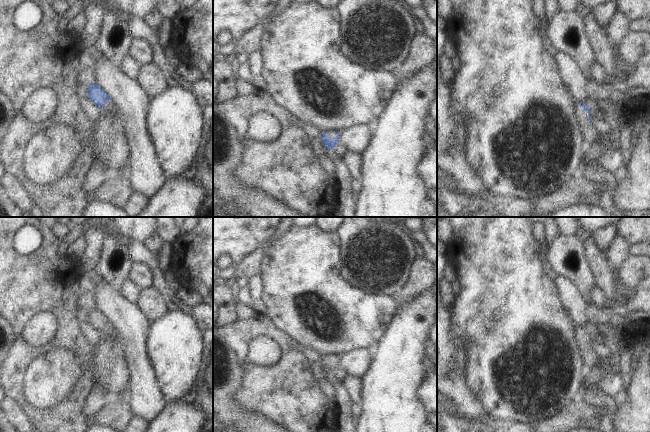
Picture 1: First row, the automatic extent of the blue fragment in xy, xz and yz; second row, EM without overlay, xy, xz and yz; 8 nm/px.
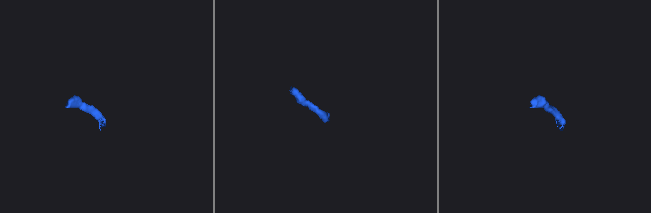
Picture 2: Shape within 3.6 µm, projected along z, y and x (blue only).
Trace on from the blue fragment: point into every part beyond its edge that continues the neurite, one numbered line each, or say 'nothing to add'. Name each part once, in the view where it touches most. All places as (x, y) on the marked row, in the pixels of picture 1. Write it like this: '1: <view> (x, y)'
1: yz (590, 135)

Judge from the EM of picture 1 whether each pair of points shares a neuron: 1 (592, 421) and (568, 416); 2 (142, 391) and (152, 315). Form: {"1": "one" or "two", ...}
{"1": "one", "2": "two"}

